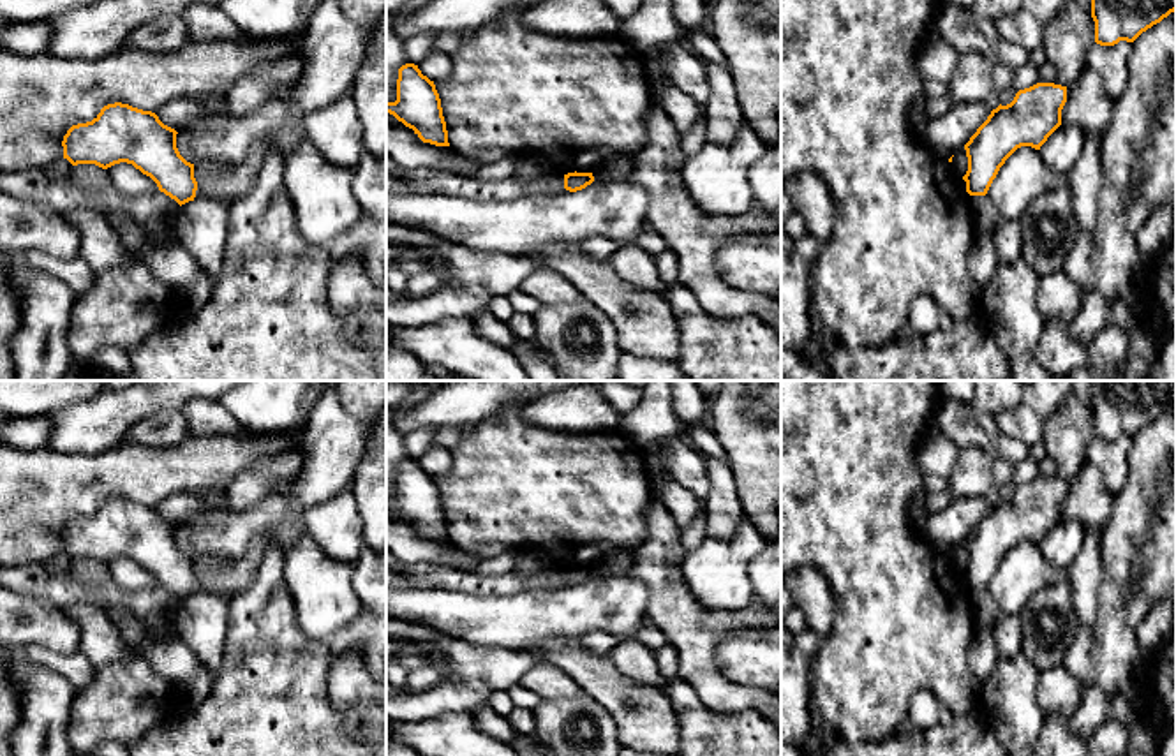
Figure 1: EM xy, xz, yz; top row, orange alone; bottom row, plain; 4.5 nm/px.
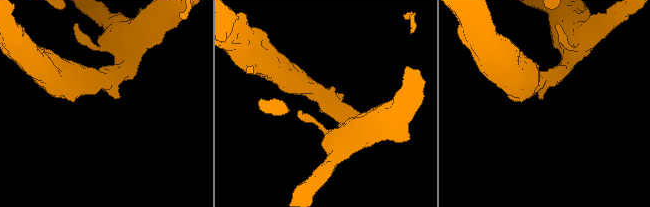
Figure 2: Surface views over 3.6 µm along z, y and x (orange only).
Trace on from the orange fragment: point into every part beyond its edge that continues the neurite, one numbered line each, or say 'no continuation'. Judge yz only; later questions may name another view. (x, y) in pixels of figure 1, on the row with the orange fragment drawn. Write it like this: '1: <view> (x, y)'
no continuation

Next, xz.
no continuation

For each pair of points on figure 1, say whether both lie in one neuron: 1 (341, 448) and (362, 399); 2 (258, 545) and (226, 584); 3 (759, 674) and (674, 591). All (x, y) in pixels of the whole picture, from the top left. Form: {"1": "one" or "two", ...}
{"1": "two", "2": "one", "3": "two"}

